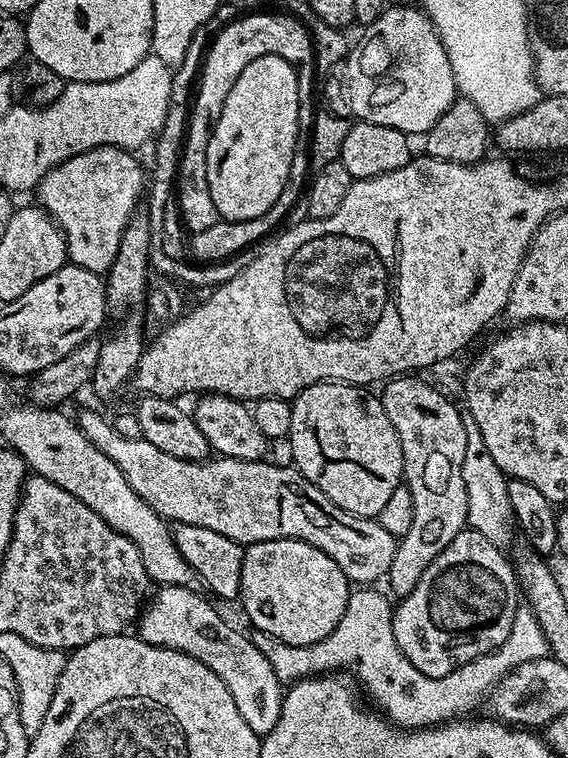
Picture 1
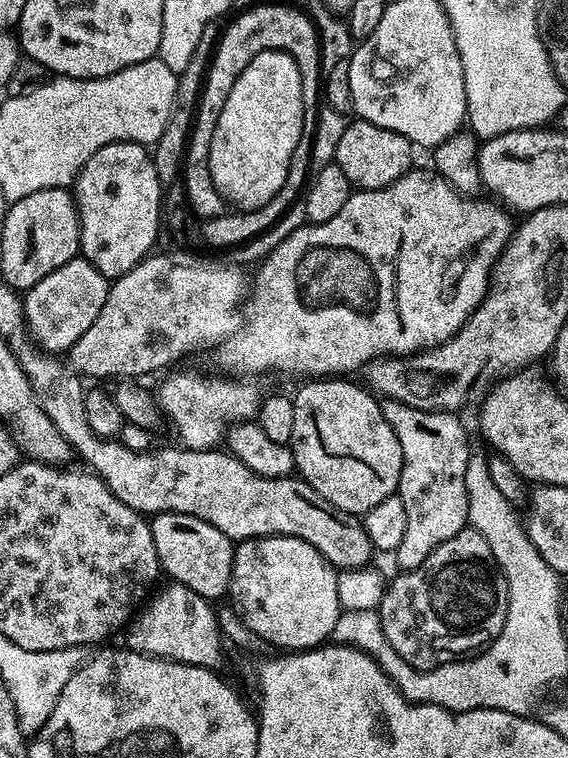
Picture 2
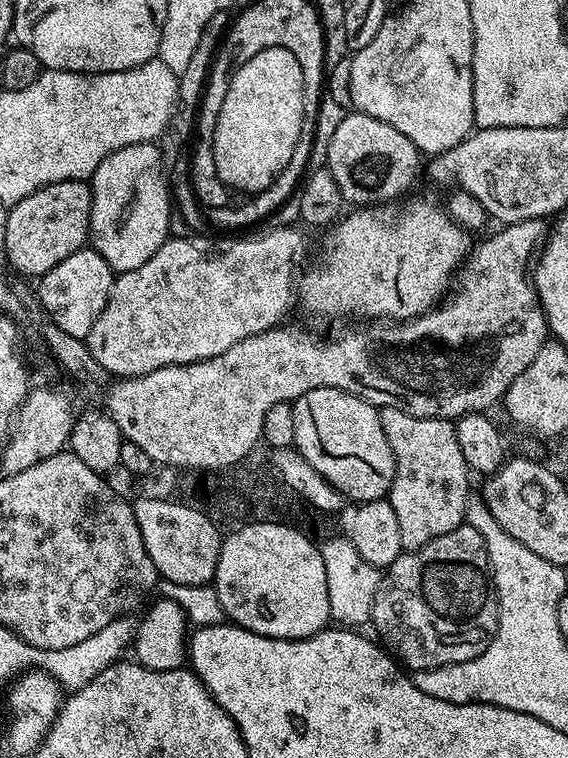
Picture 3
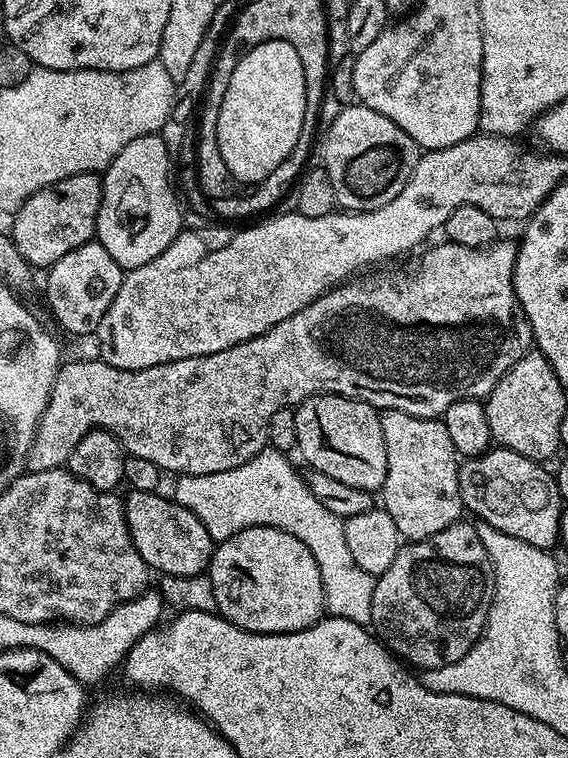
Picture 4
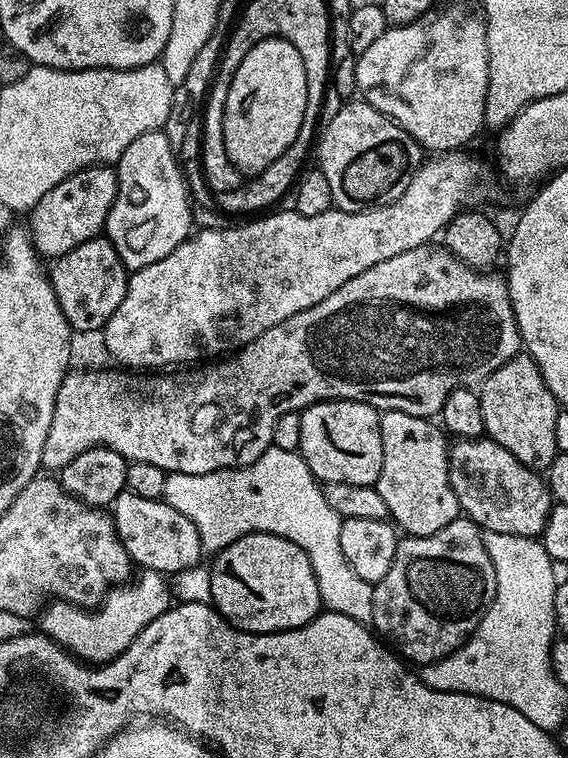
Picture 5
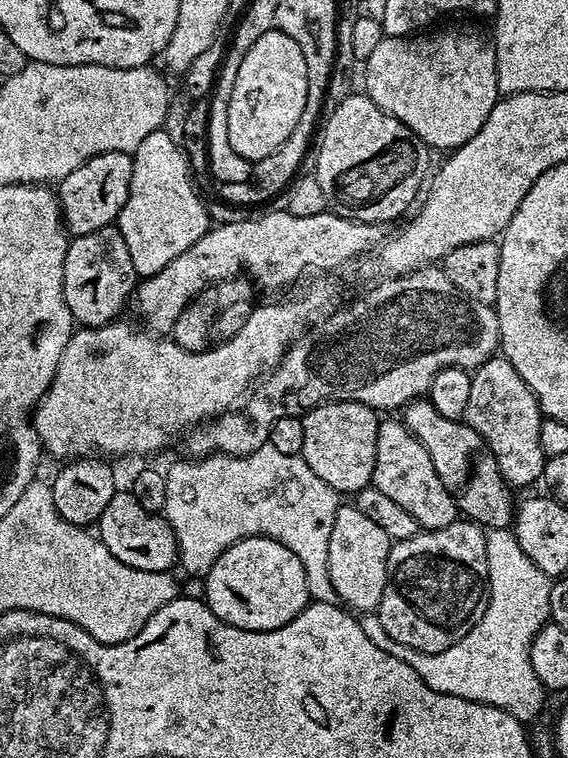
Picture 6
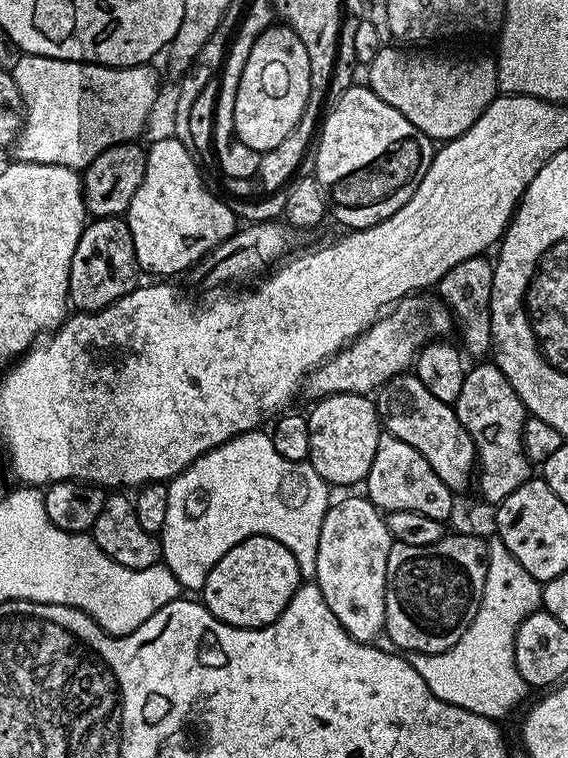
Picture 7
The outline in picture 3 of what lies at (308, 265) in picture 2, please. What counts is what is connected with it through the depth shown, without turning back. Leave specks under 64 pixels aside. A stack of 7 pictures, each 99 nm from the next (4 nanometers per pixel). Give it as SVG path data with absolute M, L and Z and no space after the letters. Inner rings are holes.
M407 200L403 201L404 205L385 202L360 206L331 225L316 261L305 272L303 269L299 277L298 304L316 316L380 316L376 318L388 322L412 320L437 307L449 291L474 240L448 217L441 205L439 208L428 200Z

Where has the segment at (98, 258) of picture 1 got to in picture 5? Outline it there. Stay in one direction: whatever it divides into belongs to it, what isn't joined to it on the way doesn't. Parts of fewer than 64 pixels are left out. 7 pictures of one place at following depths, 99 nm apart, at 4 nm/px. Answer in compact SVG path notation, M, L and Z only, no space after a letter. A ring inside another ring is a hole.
M163 130L147 132L126 150L122 150L120 159L114 165L116 174L116 197L110 206L110 214L106 225L108 241L118 250L124 267L135 270L142 266L150 266L150 262L158 262L158 258L166 258L182 241L187 240L193 231L192 200L182 171L181 161L178 159L177 149L166 138Z

